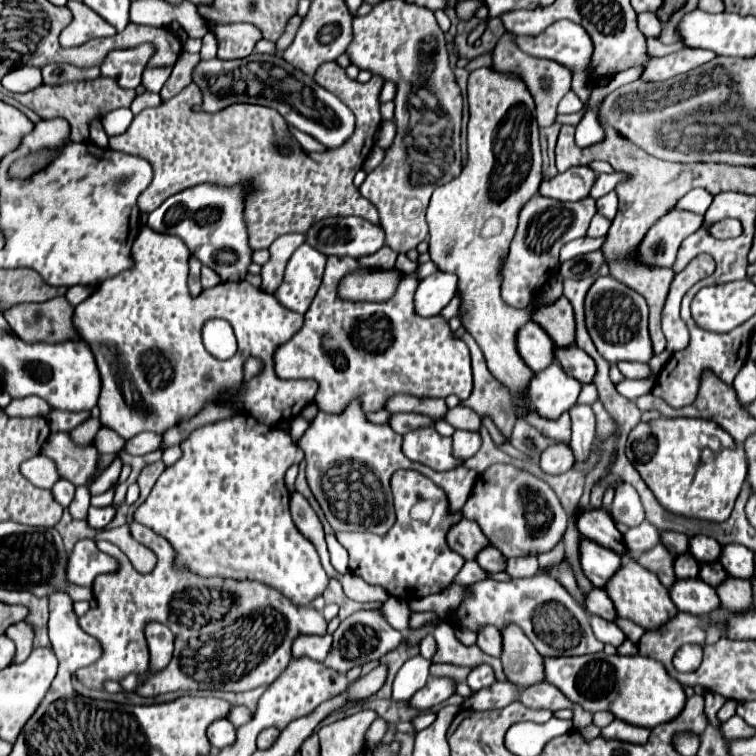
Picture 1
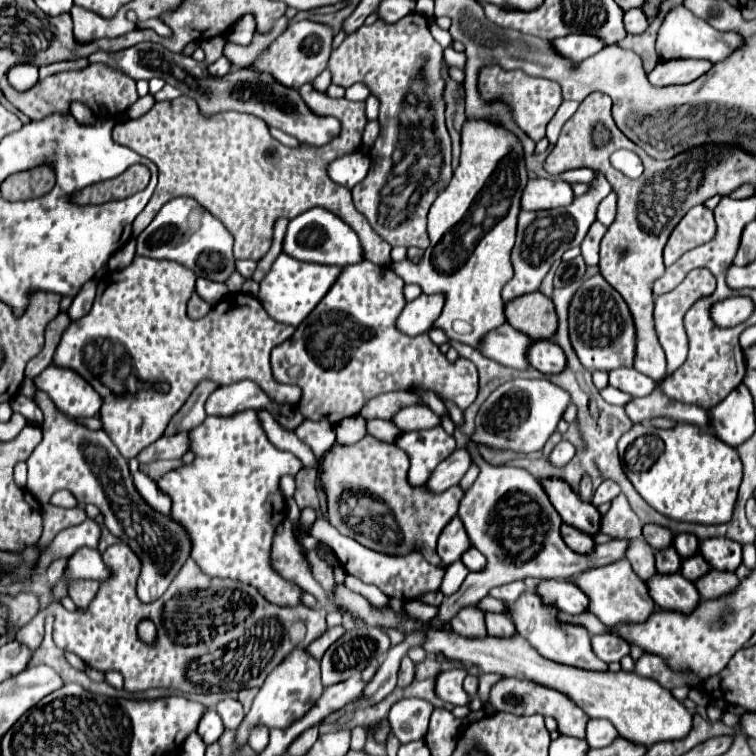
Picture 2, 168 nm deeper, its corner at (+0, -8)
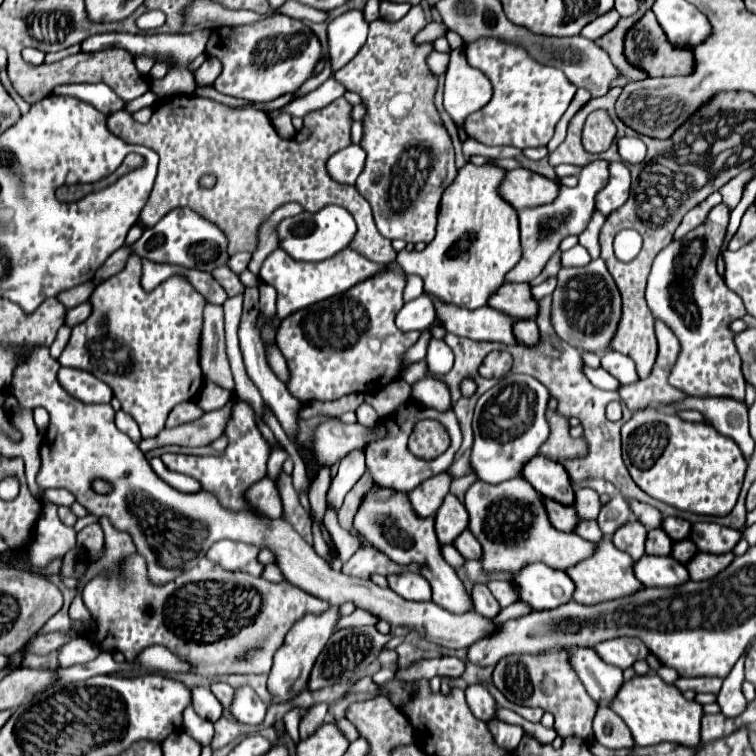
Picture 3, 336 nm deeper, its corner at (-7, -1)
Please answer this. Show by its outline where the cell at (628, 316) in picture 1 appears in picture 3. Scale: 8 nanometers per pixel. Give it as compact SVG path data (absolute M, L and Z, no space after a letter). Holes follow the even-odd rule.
M602 258L592 260L582 268L562 268L558 274L558 286L554 290L554 308L552 308L552 326L556 334L564 338L570 346L576 346L580 352L606 354L610 350L612 338L618 330L622 316L622 298L616 282Z

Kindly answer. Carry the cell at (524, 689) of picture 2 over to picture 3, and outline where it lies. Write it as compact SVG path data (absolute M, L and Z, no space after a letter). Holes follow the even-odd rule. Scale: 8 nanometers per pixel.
M552 650L548 654L522 654L522 656L506 656L502 658L492 674L492 684L514 704L520 706L540 706L546 712L552 712L556 718L556 732L566 736L578 736L586 742L594 738L592 734L592 718L596 714L598 704L588 696L580 678L572 666L568 666L568 658L564 654Z

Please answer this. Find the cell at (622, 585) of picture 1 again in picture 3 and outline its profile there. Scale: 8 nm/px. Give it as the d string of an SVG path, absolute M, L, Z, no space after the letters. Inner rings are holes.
M600 540L600 550L584 560L578 562L576 566L572 566L572 570L568 570L570 578L576 584L576 594L574 600L586 606L594 606L598 602L608 602L608 600L618 600L630 594L636 594L638 590L642 590L642 582L634 576L634 560L630 558L630 554L624 554L622 550L616 550L616 546L610 540Z

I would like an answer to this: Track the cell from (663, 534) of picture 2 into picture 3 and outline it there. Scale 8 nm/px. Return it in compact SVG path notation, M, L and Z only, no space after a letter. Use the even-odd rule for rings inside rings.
M632 500L630 506L632 506L634 516L636 516L648 530L662 528L662 520L664 520L664 516L660 514L660 510L656 510L656 508L652 508L652 506L644 506L642 502L636 502L636 500Z

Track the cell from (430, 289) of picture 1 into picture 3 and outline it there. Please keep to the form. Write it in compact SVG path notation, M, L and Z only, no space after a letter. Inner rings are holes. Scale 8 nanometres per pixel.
M422 294L420 298L406 302L402 310L396 314L396 326L402 332L424 330L432 326L434 320L436 320L436 308L434 302L428 298L428 294Z

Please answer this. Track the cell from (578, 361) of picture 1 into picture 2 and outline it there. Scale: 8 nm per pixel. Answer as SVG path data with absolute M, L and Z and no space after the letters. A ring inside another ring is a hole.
M531 341L529 349L527 349L527 361L529 361L529 365L533 365L533 369L553 375L553 373L563 371L565 353L553 341Z

